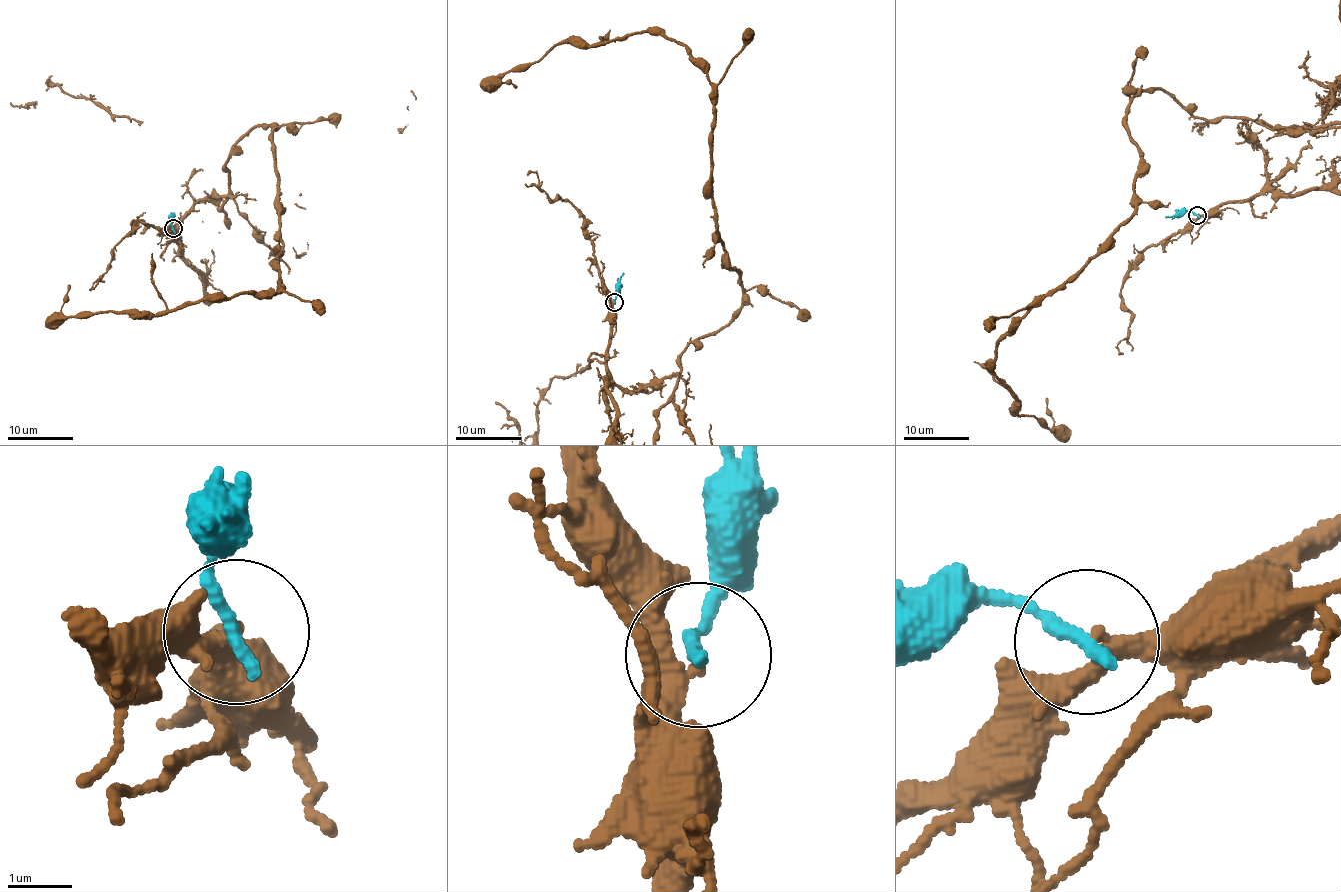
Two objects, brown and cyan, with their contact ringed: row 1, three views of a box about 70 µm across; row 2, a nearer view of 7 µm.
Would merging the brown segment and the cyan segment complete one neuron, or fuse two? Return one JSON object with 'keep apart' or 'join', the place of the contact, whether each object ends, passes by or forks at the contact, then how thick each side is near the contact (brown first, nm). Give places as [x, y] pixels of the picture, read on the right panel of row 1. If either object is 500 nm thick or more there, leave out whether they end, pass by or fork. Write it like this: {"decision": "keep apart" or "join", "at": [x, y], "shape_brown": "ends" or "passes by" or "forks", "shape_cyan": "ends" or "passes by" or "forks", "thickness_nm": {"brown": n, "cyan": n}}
{"decision": "keep apart", "at": [1197, 215], "shape_brown": "passes by", "shape_cyan": "ends", "thickness_nm": {"brown": 260, "cyan": 240}}

